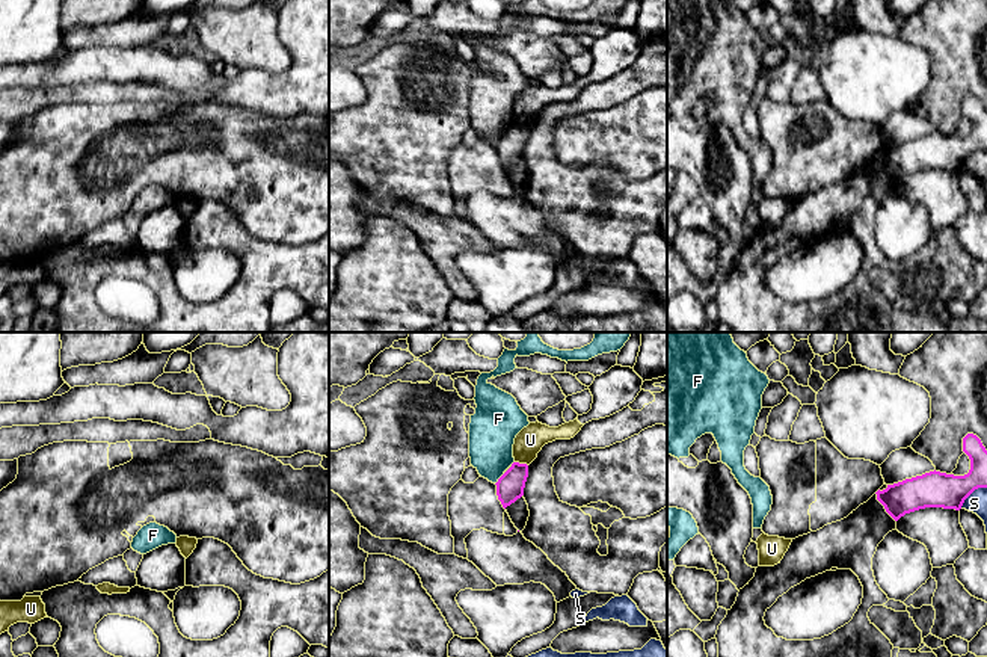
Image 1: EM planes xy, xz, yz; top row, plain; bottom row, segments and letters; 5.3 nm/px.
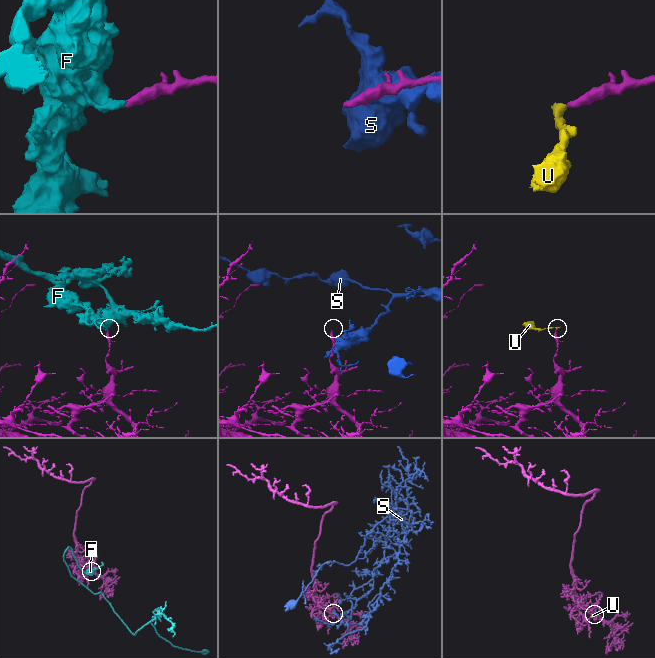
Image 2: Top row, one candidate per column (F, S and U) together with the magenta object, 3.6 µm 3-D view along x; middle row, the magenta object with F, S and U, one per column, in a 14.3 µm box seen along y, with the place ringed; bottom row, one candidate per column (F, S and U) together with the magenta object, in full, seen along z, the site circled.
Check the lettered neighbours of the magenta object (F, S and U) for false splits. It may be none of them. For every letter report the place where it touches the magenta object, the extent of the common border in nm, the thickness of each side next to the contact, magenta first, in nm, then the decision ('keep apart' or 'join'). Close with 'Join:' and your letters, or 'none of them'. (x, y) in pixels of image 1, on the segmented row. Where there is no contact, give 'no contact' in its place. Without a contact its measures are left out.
F: contact xz (498, 479); length 80 nm; calibres 150 and 240 nm; keep apart
S: contact yz (971, 493); length 180 nm; calibres 190 and 110 nm; keep apart
U: contact xz (521, 464); length 80 nm; calibres 150 and 150 nm; keep apart
Join: none of them

